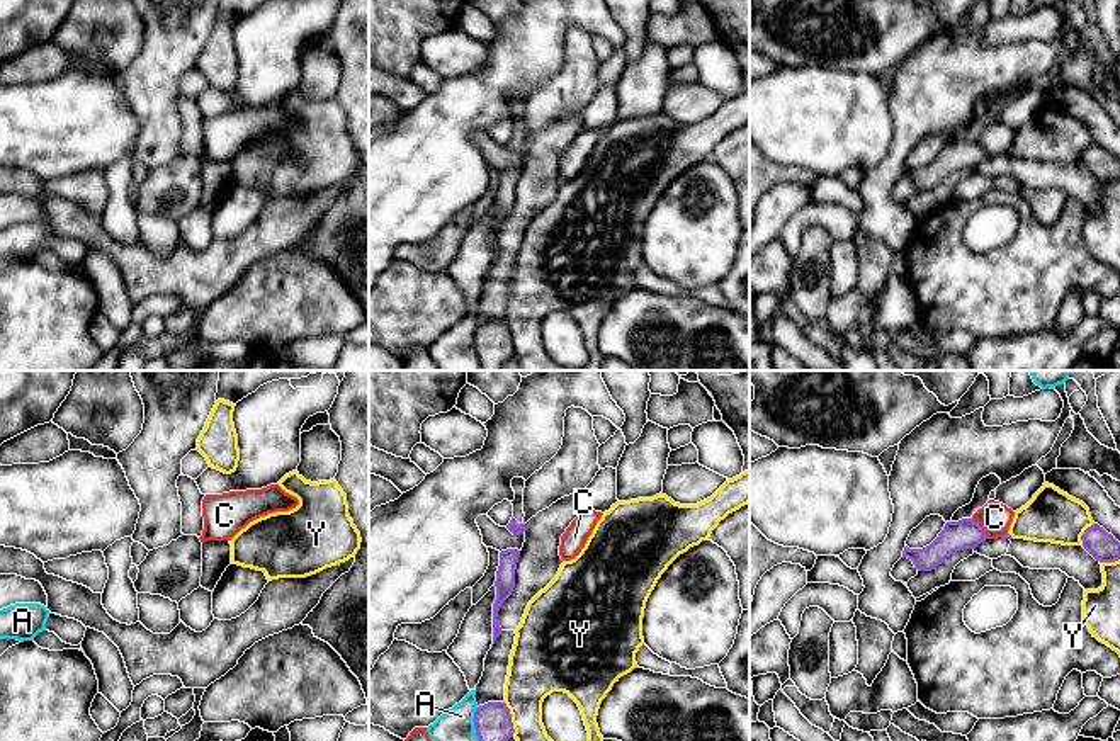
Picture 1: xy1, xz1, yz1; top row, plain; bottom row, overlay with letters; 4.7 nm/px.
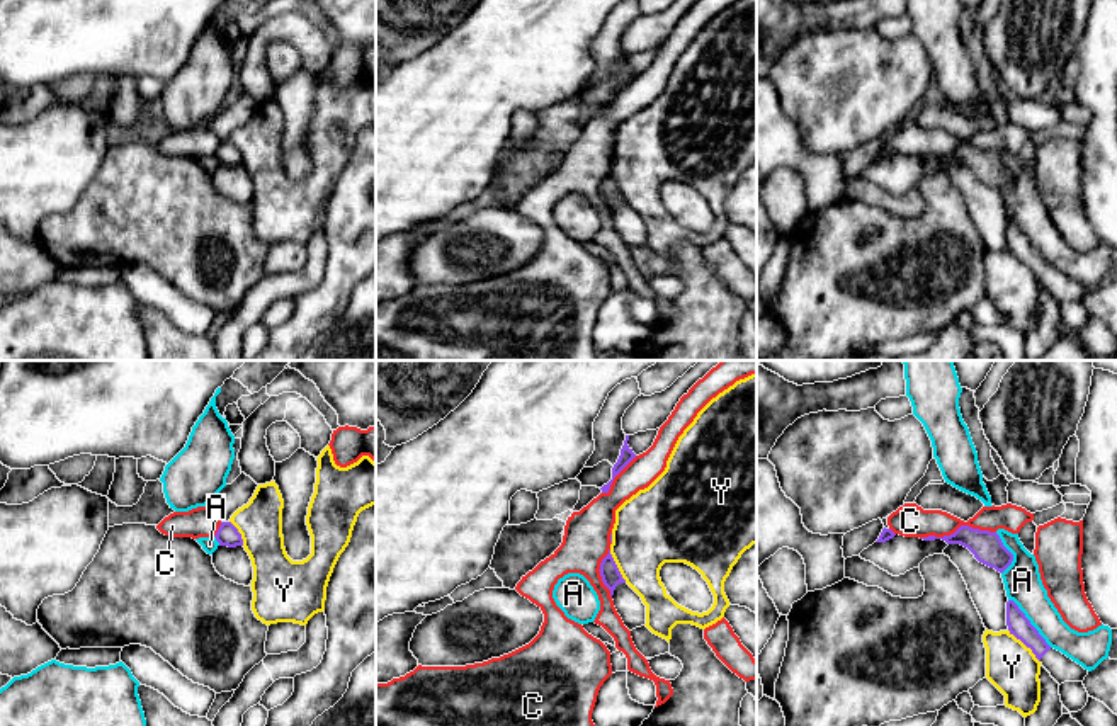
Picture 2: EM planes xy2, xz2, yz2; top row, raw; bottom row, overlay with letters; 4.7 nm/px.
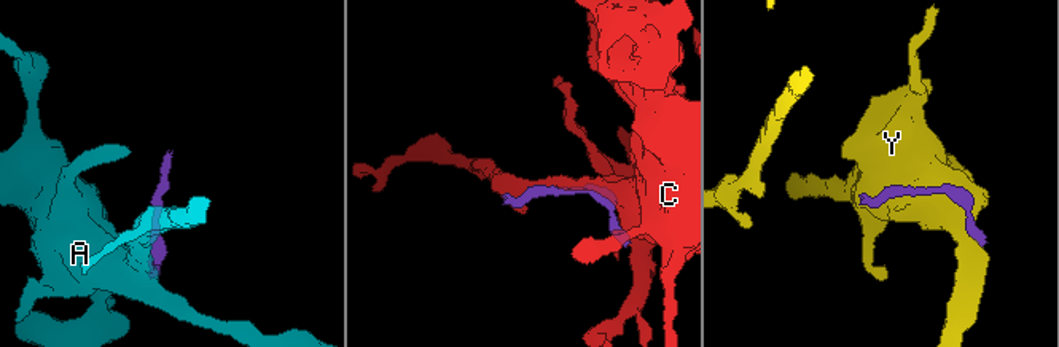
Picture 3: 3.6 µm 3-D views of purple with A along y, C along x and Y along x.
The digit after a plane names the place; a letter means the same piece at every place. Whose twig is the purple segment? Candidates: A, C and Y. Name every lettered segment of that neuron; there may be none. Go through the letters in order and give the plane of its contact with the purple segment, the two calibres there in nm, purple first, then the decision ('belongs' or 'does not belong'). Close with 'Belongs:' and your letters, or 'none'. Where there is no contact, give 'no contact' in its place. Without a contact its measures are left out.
A: meets purple in yz2; 100 nm thick on the purple side, 180 nm on the other; does not belong
C: meets purple in yz2; 150 nm thick on the purple side, 160 nm on the other; does not belong
Y: meets purple in yz2; 100 nm thick on the purple side, 240 nm on the other; does not belong
Belongs: none

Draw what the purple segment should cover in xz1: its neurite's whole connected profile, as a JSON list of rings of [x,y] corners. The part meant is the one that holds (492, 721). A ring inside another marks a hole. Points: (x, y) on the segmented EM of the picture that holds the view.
[[[488,702],[474,712],[474,729],[479,741],[508,741],[513,738],[513,722],[505,702]]]

